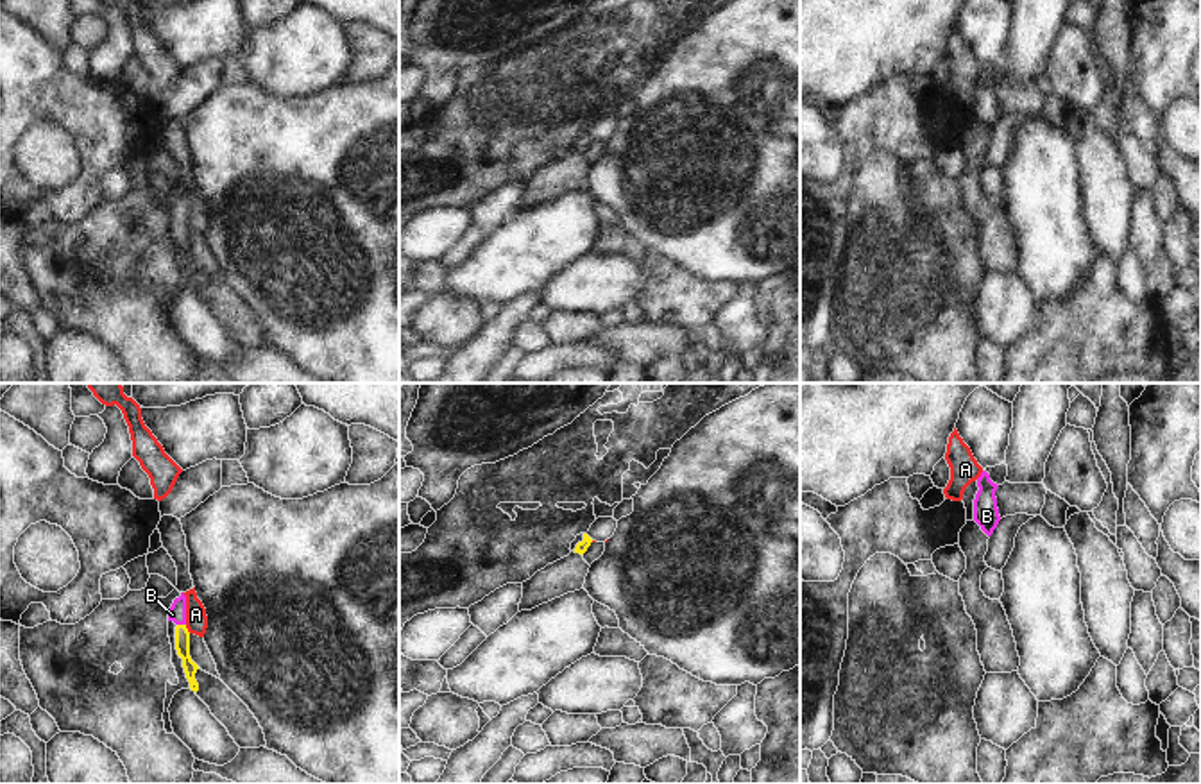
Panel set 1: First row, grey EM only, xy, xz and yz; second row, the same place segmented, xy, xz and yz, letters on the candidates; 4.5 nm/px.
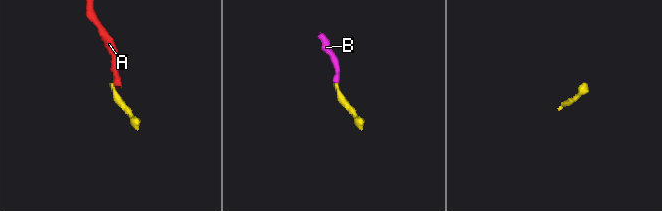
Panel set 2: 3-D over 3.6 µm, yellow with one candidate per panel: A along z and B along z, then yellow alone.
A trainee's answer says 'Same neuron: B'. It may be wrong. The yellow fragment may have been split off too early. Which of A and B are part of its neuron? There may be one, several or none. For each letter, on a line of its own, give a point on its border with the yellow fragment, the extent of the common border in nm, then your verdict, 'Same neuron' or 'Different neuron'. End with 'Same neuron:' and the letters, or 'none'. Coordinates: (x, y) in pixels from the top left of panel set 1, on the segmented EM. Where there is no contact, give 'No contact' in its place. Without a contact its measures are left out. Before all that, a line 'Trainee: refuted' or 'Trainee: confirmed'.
Trainee: confirmed
A: Touches yellow at xy (187, 629). Shared border 50 nm. Different neuron
B: Touches yellow at xy (181, 625). Shared border 40 nm. Same neuron
Same neuron: B

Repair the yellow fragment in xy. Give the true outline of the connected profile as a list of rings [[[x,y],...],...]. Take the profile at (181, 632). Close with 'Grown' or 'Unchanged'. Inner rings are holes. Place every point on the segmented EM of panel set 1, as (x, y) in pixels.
[[[183,592],[179,598],[174,600],[168,610],[168,621],[174,621],[177,625],[175,626],[175,650],[177,650],[177,655],[183,659],[183,668],[190,682],[190,689],[197,693],[199,684],[195,680],[195,673],[199,666],[190,657],[190,632],[186,628],[186,596]]]. Grown

